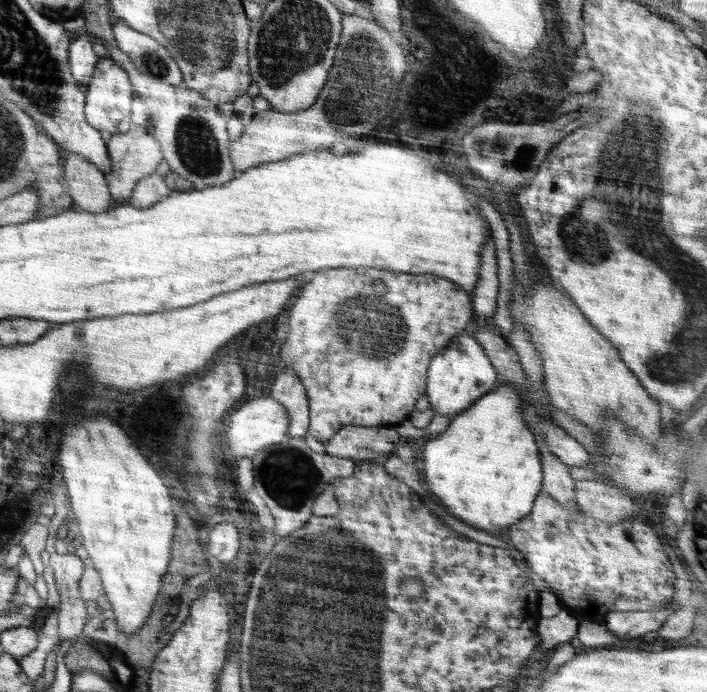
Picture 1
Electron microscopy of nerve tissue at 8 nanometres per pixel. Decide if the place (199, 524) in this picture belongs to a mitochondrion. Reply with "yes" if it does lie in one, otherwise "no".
no

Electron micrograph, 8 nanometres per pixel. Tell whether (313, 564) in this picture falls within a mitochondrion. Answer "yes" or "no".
yes

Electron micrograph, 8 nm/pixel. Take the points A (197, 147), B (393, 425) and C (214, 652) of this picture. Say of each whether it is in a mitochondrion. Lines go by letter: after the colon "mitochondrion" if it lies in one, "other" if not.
A: mitochondrion
B: other
C: other

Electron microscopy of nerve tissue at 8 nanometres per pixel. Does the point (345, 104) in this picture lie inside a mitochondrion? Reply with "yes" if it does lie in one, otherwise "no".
yes

